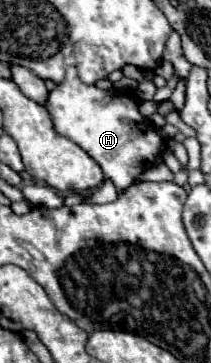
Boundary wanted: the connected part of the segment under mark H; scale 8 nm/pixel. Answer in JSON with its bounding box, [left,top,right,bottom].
[47,67,165,193]

